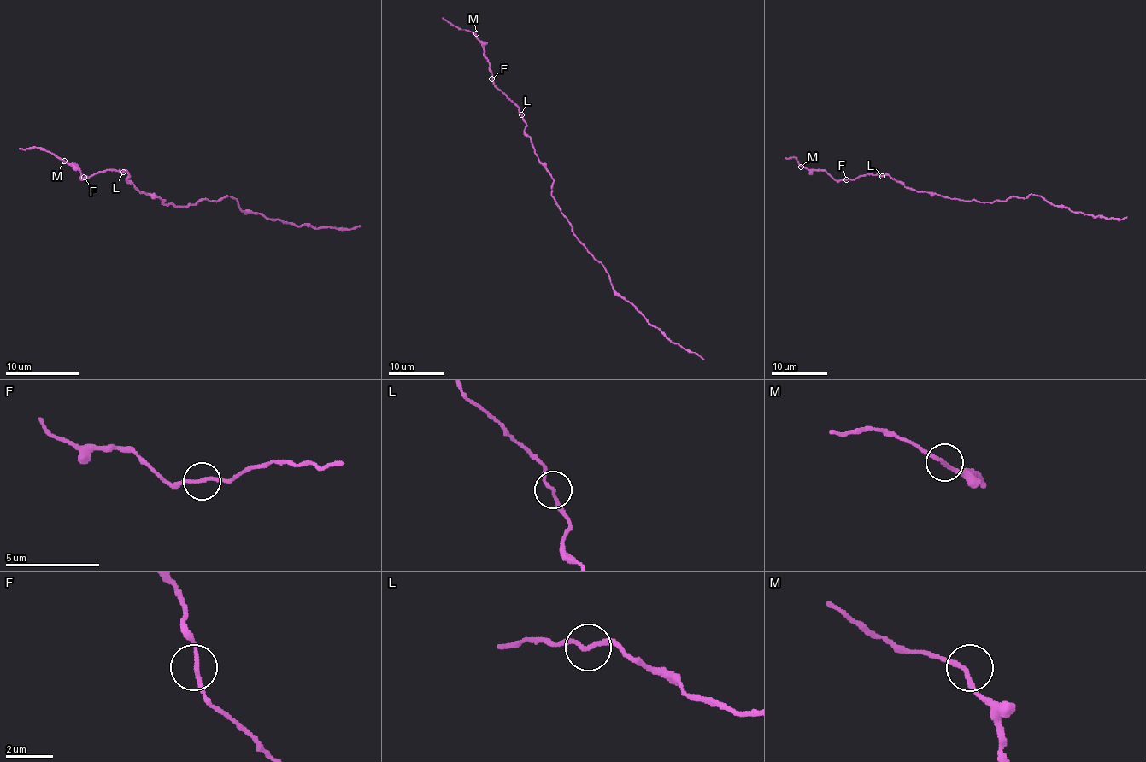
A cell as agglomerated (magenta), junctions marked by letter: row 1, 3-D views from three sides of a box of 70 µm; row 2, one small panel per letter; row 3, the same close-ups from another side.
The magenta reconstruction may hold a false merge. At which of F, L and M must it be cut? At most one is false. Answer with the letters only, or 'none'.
none

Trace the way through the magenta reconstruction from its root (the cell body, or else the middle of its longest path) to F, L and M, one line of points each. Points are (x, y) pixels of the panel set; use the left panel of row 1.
F: (164, 204), (164, 201), (155, 196), (143, 193), (126, 178), (126, 172), (104, 170), (84, 177)
L: (164, 204), (164, 201), (155, 196), (143, 193), (126, 178), (128, 173), (122, 172)
M: (164, 204), (155, 196), (143, 193), (126, 178), (126, 172), (104, 170), (82, 177), (74, 164), (64, 161)

